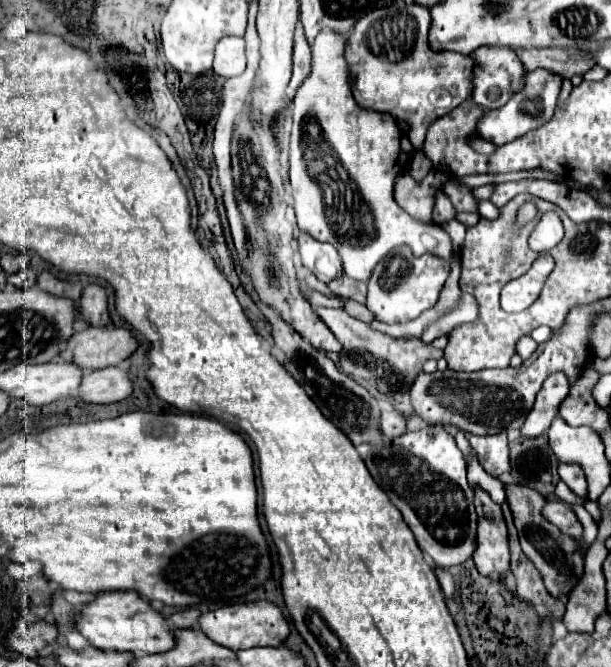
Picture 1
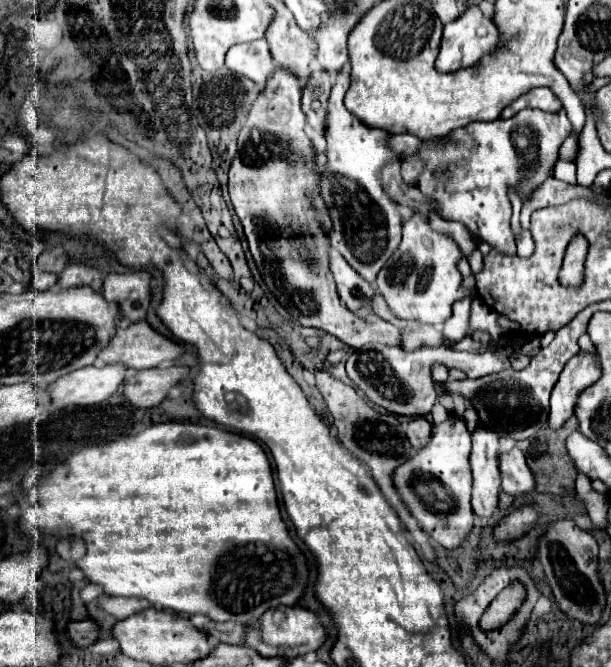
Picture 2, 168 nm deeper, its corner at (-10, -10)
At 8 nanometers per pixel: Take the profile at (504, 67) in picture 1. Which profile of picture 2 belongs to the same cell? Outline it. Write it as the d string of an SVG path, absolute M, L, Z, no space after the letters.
M532 88L530 92L518 96L510 106L506 106L506 110L502 110L500 118L510 118L512 114L524 110L524 108L538 108L544 112L558 112L560 110L560 100L548 90L548 88Z

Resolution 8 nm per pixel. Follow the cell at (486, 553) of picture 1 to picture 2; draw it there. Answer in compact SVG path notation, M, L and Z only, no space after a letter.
M478 426L472 434L470 468L474 478L472 508L482 520L490 520L494 516L500 500L500 470L496 468L498 452L498 434Z

